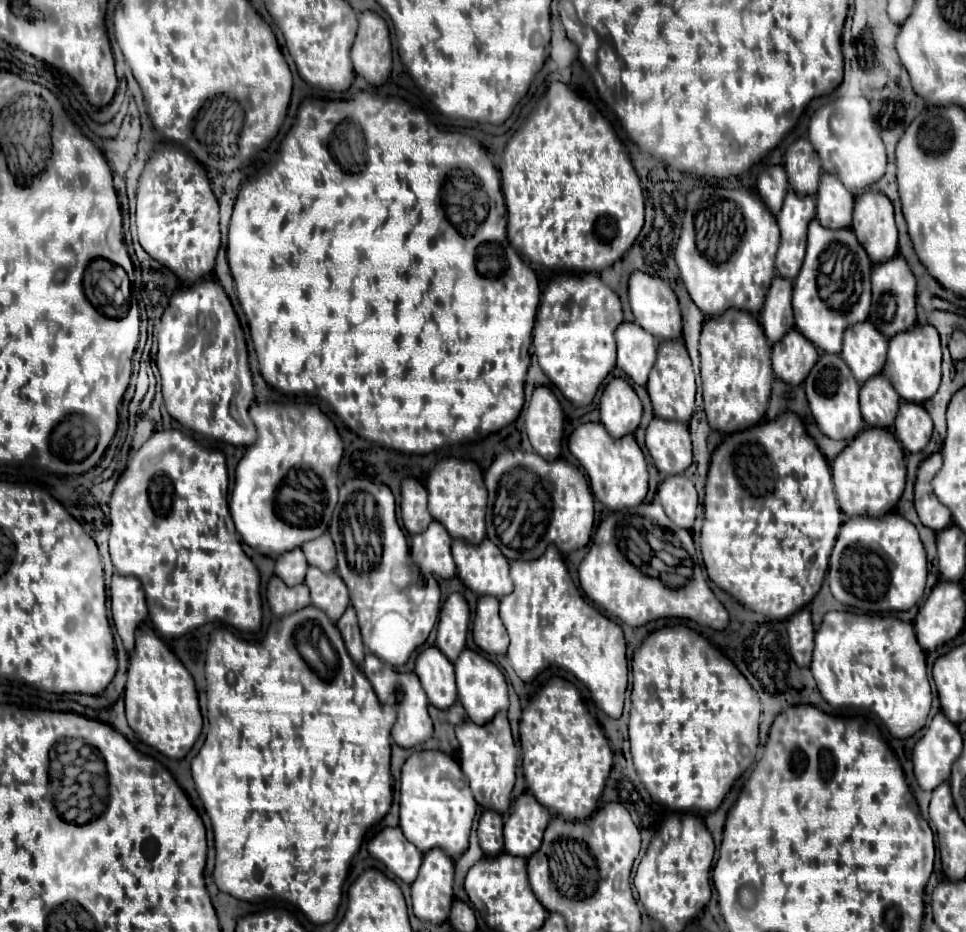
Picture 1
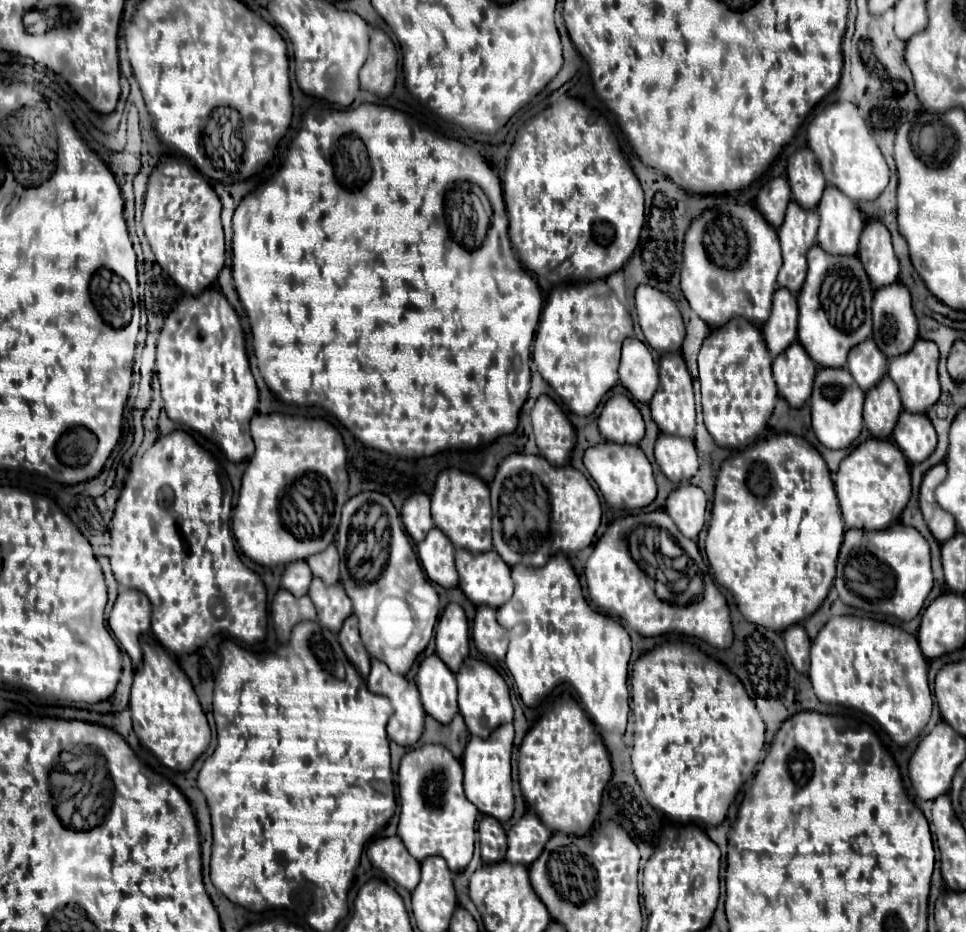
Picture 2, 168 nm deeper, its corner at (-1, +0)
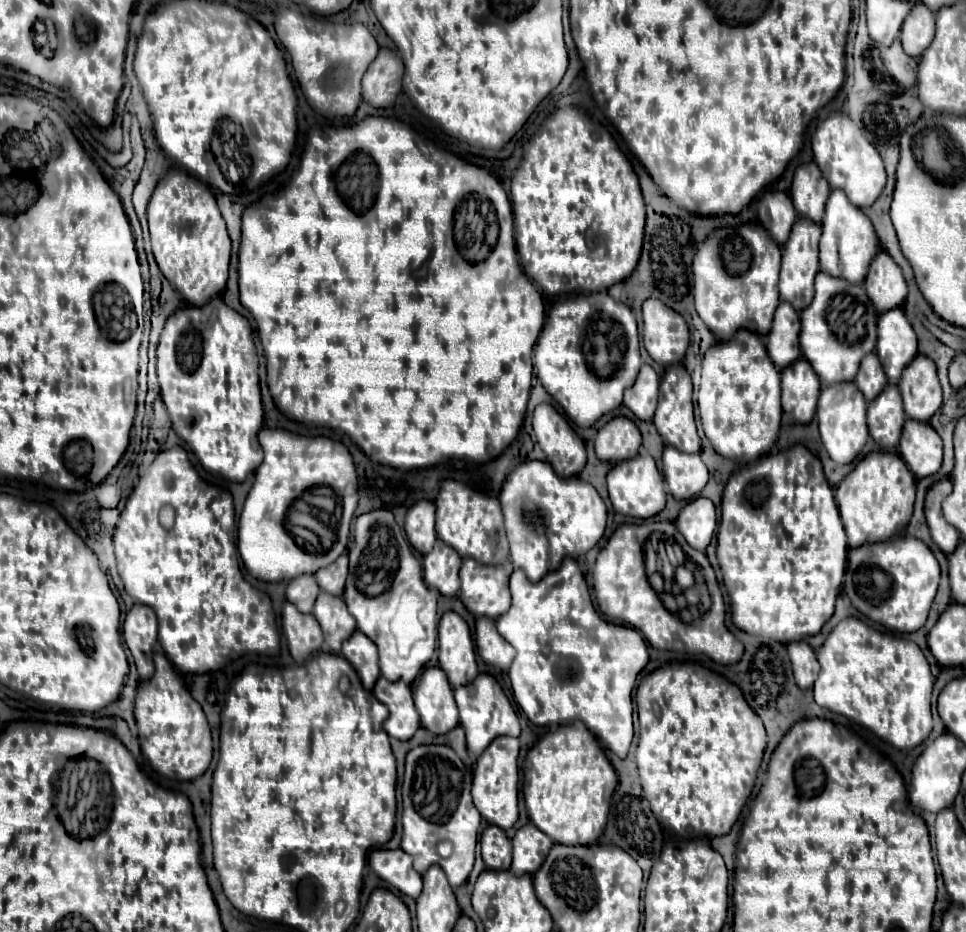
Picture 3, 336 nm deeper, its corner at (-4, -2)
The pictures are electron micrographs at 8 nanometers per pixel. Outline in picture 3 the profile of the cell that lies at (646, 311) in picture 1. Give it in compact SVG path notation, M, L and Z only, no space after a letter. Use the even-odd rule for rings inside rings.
M646 300L644 312L644 346L650 358L662 366L680 364L688 348L688 326L680 314L658 300Z

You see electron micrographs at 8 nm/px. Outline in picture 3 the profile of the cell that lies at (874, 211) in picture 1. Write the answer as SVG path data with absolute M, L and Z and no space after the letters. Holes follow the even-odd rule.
M880 250L874 262L870 264L864 288L878 314L884 314L892 308L900 308L908 294L902 270L884 250Z

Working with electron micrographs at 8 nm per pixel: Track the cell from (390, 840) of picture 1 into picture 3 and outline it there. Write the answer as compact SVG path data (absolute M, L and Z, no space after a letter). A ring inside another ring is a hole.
M374 850L370 854L370 868L398 892L418 898L422 892L422 876L412 868L412 858L398 850Z

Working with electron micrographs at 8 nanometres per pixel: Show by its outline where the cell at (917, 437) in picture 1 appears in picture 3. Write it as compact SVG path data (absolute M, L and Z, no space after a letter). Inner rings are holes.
M906 422L898 452L916 478L926 478L940 470L942 440L926 422Z

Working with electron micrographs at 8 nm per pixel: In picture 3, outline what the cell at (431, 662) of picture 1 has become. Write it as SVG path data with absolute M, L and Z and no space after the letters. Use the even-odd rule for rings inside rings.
M426 668L414 688L414 704L420 714L420 724L430 734L446 734L458 726L458 708L446 674L440 668Z

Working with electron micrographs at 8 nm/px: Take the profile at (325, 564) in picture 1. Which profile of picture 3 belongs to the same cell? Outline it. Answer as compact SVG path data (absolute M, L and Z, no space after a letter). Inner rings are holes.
M342 554L342 558L338 558L338 562L318 570L318 574L314 574L318 586L334 596L342 596L344 592L344 584L346 584L346 576L348 576L348 556Z

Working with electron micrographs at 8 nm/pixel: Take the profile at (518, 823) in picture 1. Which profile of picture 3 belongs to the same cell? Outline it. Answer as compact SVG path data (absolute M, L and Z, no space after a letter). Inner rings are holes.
M534 824L522 826L516 836L512 838L514 846L514 860L512 860L512 874L524 876L524 874L536 874L536 870L542 866L548 850L552 848L552 840L540 832Z

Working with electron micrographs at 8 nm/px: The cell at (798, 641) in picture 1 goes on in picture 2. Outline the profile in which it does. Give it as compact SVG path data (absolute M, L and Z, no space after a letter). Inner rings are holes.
M793 624L791 628L787 628L783 632L785 638L785 646L787 646L787 654L795 666L797 672L807 674L809 668L809 648L811 648L811 640L805 632L805 628L801 624Z

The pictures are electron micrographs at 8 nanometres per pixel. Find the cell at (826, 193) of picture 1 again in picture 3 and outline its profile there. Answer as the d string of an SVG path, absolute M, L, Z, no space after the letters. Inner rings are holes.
M842 190L830 192L830 202L826 202L826 214L822 220L822 238L820 238L820 270L844 278L850 284L862 284L866 278L866 270L874 256L878 254L880 244L878 236L874 232L874 226L870 218L864 216L864 212L856 206L852 206L842 194Z

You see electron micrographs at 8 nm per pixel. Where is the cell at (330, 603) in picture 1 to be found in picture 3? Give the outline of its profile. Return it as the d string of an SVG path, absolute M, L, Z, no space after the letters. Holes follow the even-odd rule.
M320 592L314 604L314 618L322 628L326 648L332 654L340 654L342 642L356 632L354 616L348 612L344 600L340 596Z

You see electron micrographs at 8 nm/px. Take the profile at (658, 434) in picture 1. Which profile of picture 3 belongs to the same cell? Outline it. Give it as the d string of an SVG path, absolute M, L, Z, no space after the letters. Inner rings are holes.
M666 446L662 462L668 490L678 500L698 496L708 482L708 470L700 454L682 454L680 450L674 450L674 446Z

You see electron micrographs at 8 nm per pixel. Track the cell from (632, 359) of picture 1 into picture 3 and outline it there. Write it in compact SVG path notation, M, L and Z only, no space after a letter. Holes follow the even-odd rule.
M644 364L638 372L634 386L624 394L624 406L630 408L638 420L650 422L658 402L658 386L660 386L658 374L654 372L652 366Z

